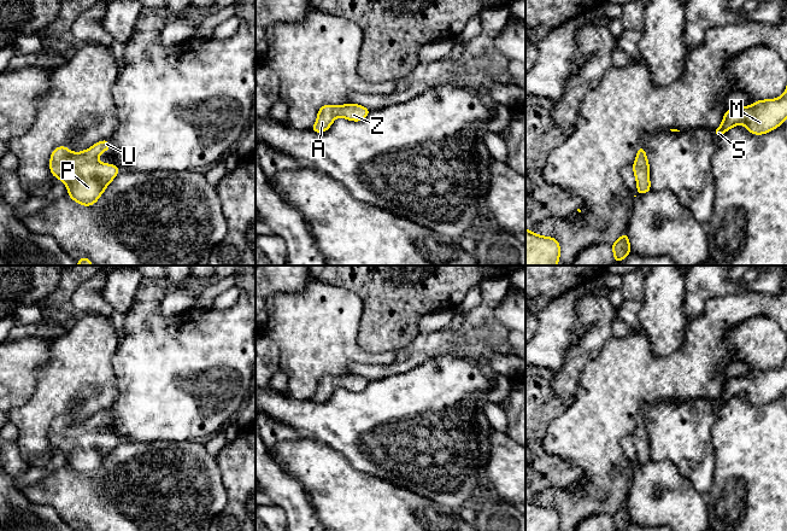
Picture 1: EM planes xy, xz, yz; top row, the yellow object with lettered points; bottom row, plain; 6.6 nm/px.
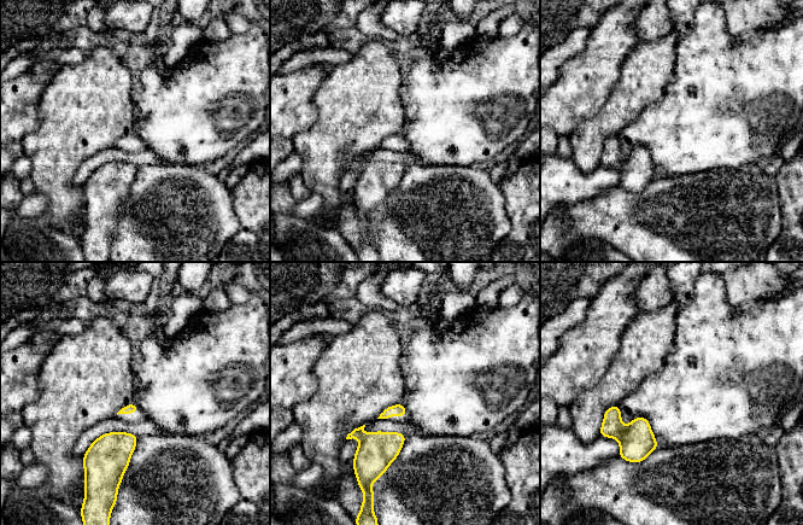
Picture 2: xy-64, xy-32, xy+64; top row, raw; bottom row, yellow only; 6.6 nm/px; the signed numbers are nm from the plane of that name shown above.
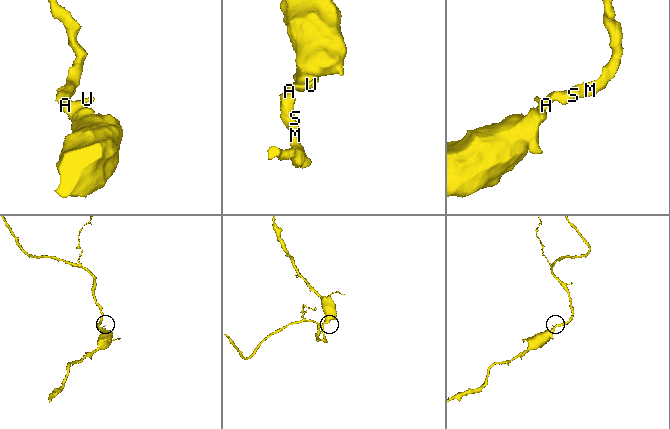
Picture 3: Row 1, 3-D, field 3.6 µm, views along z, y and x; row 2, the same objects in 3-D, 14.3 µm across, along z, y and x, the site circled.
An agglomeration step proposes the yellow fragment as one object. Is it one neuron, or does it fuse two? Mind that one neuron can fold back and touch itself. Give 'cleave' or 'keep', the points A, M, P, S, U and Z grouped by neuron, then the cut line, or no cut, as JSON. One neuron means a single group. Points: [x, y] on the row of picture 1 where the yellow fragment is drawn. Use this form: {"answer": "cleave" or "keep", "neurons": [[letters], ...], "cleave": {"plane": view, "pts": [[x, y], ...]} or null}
{"answer": "keep", "neurons": [["A", "M", "P", "S", "U", "Z"]], "cleave": null}

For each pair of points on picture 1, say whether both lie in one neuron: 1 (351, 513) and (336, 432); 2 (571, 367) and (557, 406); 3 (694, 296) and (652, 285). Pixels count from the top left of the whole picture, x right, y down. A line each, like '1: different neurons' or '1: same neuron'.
1: different neurons
2: different neurons
3: different neurons

